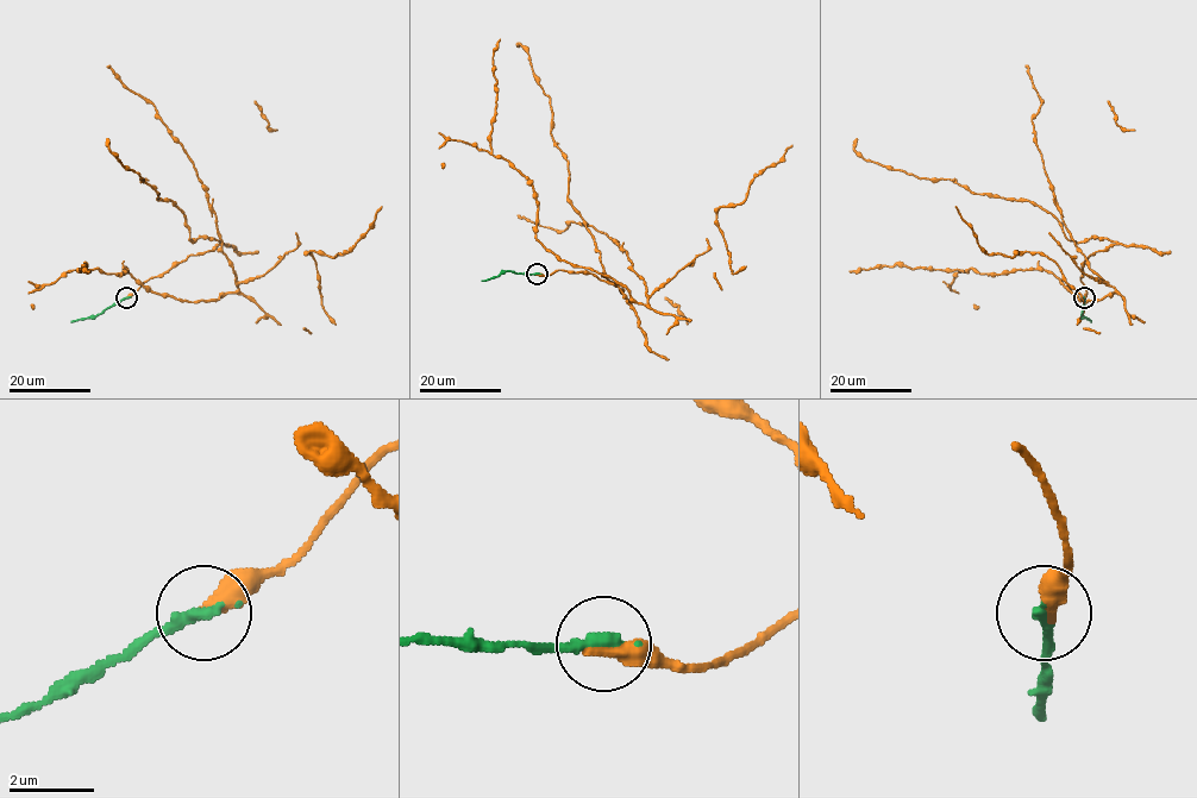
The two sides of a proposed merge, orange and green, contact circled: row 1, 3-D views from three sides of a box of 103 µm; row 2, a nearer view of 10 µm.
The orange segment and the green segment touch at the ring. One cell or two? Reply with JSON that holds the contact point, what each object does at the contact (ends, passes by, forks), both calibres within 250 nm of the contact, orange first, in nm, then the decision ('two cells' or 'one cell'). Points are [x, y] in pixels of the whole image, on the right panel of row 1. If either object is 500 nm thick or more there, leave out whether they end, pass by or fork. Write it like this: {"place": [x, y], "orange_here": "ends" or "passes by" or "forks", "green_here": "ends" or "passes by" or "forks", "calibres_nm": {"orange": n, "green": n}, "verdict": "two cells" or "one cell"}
{"place": [1084, 297], "orange_here": "ends", "green_here": "ends", "calibres_nm": {"orange": 440, "green": 320}, "verdict": "one cell"}

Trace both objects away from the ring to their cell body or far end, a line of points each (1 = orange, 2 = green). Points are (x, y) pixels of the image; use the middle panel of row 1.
1: (538, 274), (588, 271), (614, 283), (631, 305), (570, 203), (550, 99), (516, 46)
2: (538, 274), (502, 271), (481, 281)

